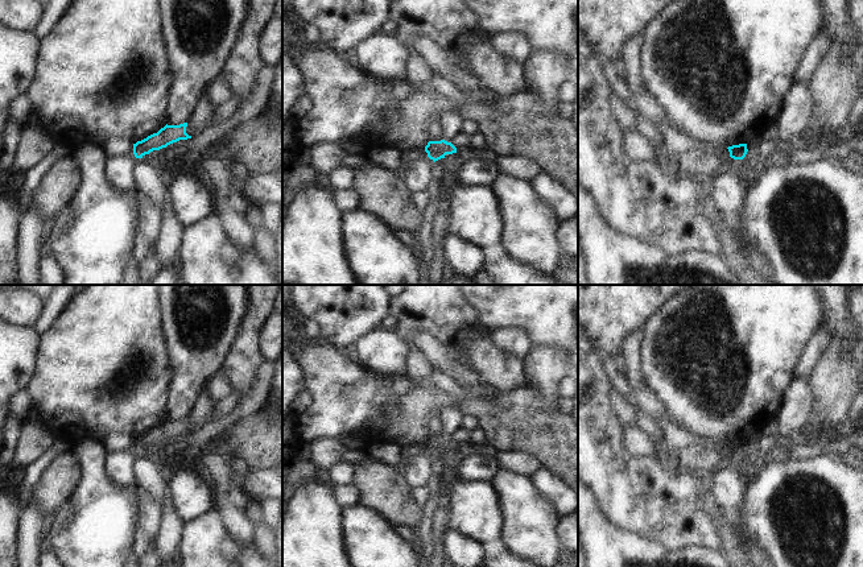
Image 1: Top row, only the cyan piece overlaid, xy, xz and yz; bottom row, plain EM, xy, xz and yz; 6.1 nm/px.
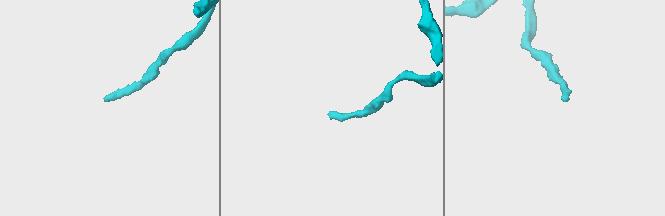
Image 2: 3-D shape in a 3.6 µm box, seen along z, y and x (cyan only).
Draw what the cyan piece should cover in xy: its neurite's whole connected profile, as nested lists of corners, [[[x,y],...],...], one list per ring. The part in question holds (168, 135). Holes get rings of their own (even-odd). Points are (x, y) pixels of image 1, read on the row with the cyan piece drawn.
[[[187,123],[179,125],[165,125],[157,133],[148,136],[146,138],[133,144],[133,154],[136,158],[143,158],[153,150],[160,150],[168,145],[177,142],[179,140],[191,138],[186,133]]]

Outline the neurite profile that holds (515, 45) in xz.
[[[495,33],[486,36],[486,41],[500,54],[504,54],[517,62],[525,62],[533,51],[529,41],[521,33]]]

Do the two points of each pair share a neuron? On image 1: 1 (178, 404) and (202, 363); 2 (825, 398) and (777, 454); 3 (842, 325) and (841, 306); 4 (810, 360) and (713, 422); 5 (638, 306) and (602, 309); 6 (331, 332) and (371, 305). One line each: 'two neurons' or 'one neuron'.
1: one neuron
2: two neurons
3: one neuron
4: two neurons
5: one neuron
6: one neuron

